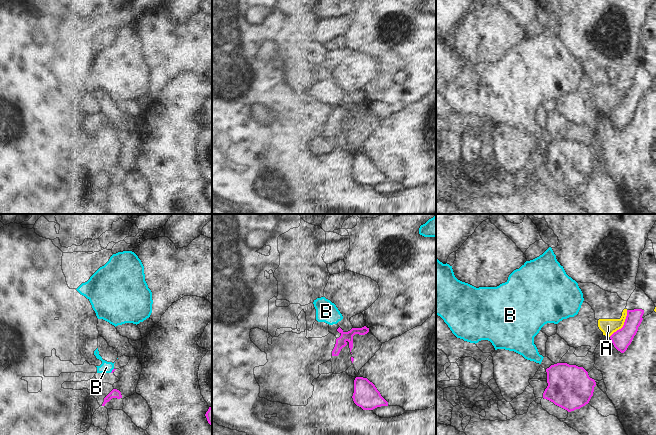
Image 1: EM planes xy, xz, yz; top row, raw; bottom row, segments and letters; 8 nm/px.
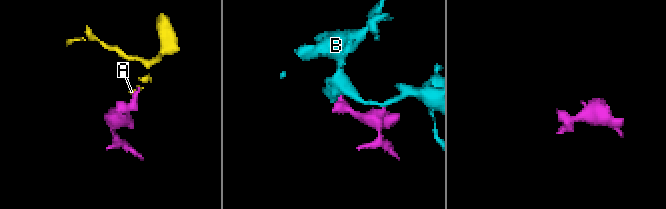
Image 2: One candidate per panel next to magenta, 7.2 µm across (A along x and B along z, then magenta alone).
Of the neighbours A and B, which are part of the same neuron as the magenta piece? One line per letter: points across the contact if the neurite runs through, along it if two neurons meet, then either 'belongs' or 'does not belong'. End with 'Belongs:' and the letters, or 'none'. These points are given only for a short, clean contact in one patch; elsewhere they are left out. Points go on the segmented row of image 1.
A: border along yz (627, 310), (624, 324), (609, 336); does not belong
B: border along xy (113, 368), (110, 372); does not belong
Belongs: none

